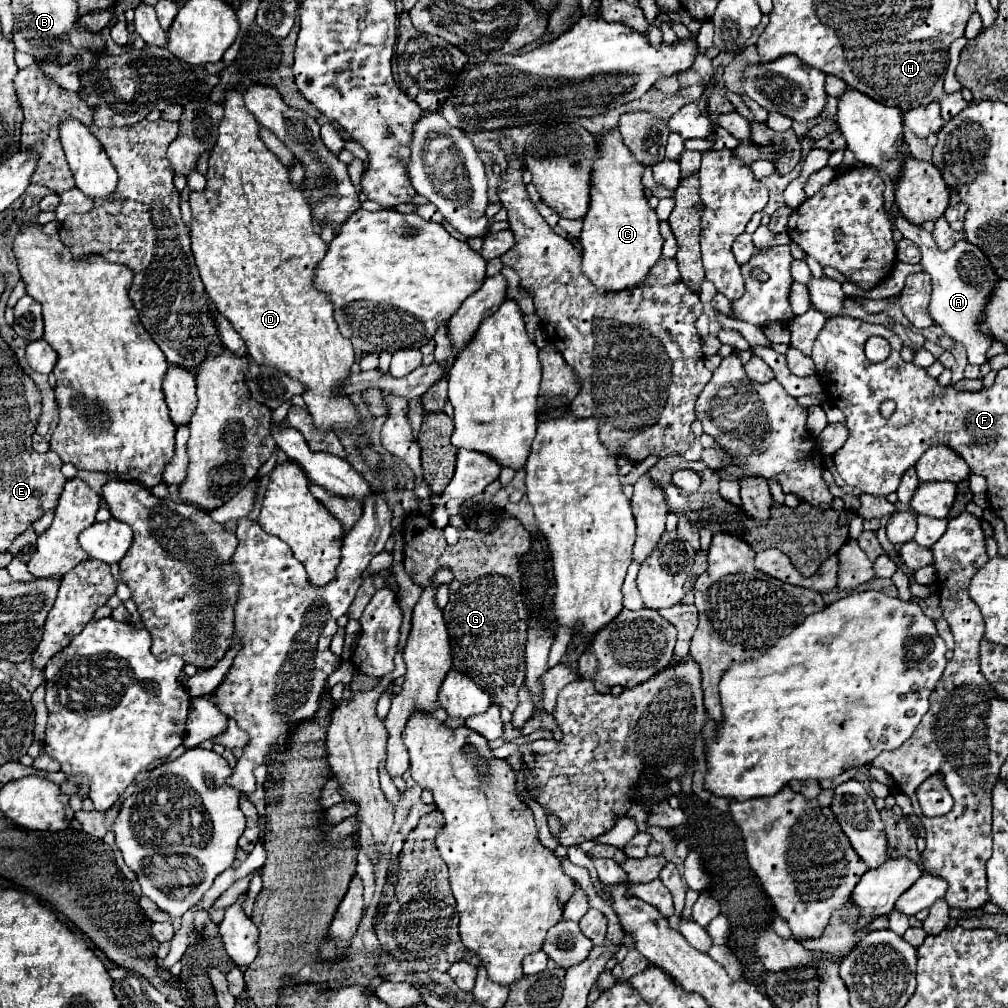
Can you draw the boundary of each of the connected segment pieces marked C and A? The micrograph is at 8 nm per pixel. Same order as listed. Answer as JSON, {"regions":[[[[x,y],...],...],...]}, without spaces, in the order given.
{"regions":[[[[618,128],[596,136],[598,158],[592,166],[590,180],[590,208],[584,216],[580,234],[582,244],[582,272],[598,288],[624,290],[640,284],[662,254],[660,220],[656,210],[648,204],[642,186],[644,166],[628,152]]],[[[892,204],[890,212],[894,214],[894,224],[898,228],[898,232],[902,234],[902,238],[912,240],[920,252],[922,252],[922,268],[924,272],[928,272],[932,276],[932,300],[930,300],[930,314],[934,318],[934,322],[938,326],[944,328],[944,332],[948,336],[952,336],[956,342],[964,344],[966,352],[968,352],[968,360],[970,364],[984,364],[986,362],[986,350],[990,348],[992,340],[988,334],[984,334],[980,330],[980,316],[984,312],[984,306],[988,302],[988,296],[992,292],[992,288],[998,282],[998,274],[994,272],[994,268],[988,264],[988,258],[982,254],[980,248],[976,248],[974,244],[962,240],[956,242],[950,250],[942,252],[932,234],[926,232],[922,226],[914,226],[908,220],[904,220],[904,216],[900,216],[896,204]]]]}

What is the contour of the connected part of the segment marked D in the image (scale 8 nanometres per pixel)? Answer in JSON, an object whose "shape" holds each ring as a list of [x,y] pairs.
{"shape":[[[238,88],[226,92],[226,100],[224,100],[224,118],[222,118],[222,124],[220,124],[220,136],[218,136],[218,142],[216,142],[216,148],[212,150],[210,154],[210,162],[208,162],[208,174],[206,174],[206,188],[202,192],[190,192],[190,206],[192,206],[192,224],[190,224],[190,236],[192,236],[192,252],[194,252],[194,258],[196,258],[196,266],[200,270],[200,278],[206,286],[206,292],[208,296],[214,300],[218,312],[228,318],[232,322],[232,326],[236,328],[236,332],[240,332],[240,336],[244,338],[246,346],[248,346],[248,356],[252,360],[256,360],[258,364],[266,364],[266,366],[274,366],[278,370],[284,370],[290,378],[294,380],[300,380],[304,386],[306,386],[306,392],[304,392],[304,400],[308,404],[308,410],[314,418],[314,424],[316,428],[320,430],[354,430],[358,428],[360,424],[360,418],[358,418],[358,412],[354,408],[354,404],[350,402],[350,398],[346,394],[342,396],[334,396],[334,386],[346,378],[350,374],[350,366],[354,364],[354,348],[352,348],[352,342],[348,342],[340,330],[338,330],[338,324],[334,322],[334,308],[332,308],[332,302],[324,296],[324,292],[320,292],[314,284],[312,284],[312,276],[314,276],[314,268],[316,264],[322,260],[324,252],[326,252],[326,244],[322,242],[320,236],[314,234],[314,228],[312,228],[312,220],[310,220],[310,206],[302,194],[302,190],[296,190],[292,184],[290,184],[290,178],[288,178],[288,168],[276,158],[276,154],[272,154],[264,142],[260,140],[258,136],[258,128],[260,124],[256,122],[256,118],[246,110],[244,106],[244,100],[242,100],[242,92]]]}

